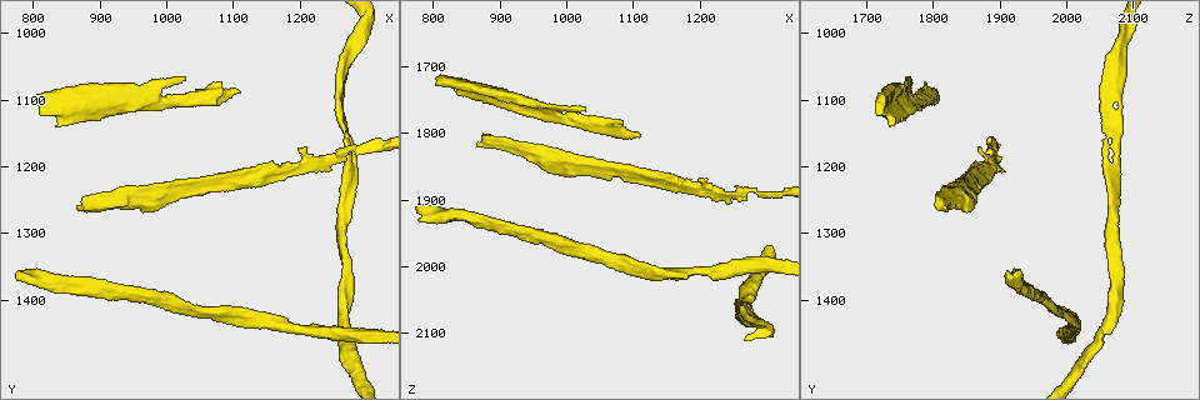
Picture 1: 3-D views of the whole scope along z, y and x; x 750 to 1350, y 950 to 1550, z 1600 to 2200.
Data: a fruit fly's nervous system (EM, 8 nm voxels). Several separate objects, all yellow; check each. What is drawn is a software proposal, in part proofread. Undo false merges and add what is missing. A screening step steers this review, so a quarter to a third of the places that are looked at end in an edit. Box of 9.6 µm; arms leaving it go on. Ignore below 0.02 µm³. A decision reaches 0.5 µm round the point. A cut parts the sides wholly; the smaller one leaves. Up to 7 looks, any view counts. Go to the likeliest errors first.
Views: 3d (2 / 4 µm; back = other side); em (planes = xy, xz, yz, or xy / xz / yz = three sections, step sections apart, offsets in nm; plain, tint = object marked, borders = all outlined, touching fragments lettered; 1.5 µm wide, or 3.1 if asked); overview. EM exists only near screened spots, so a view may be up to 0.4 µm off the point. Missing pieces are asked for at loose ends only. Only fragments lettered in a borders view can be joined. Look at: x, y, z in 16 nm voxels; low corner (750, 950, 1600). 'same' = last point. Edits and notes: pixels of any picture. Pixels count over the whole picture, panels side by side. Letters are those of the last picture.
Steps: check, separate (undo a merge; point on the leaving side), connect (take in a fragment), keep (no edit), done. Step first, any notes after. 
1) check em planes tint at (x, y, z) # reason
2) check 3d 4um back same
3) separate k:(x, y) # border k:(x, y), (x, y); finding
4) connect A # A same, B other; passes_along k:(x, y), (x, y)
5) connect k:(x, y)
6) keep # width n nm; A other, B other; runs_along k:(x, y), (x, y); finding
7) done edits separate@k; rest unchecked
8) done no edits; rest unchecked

check em planes borders at (1110, 1085, 1800) # free end

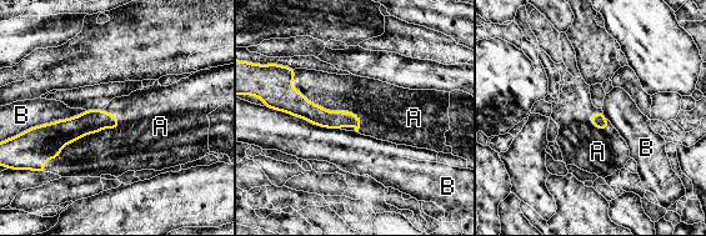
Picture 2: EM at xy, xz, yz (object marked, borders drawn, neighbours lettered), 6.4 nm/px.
connect A # A same, B other; passes_along 2:(284, 98), (321, 106), (335, 93); the neuron continues

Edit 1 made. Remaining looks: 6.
check em xz step 8 borders at (950, 1225, 1815) # an open end

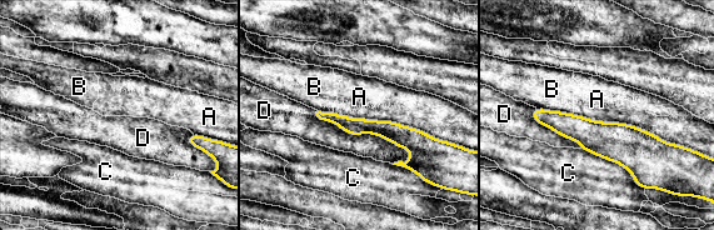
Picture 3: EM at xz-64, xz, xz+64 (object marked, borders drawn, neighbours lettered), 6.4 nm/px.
keep # longest_contact A 750 nm; A other, B other, C other, D other; none of them fits

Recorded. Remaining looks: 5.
check 3d 4um at (1285, 1170, 2075) # branch stops here

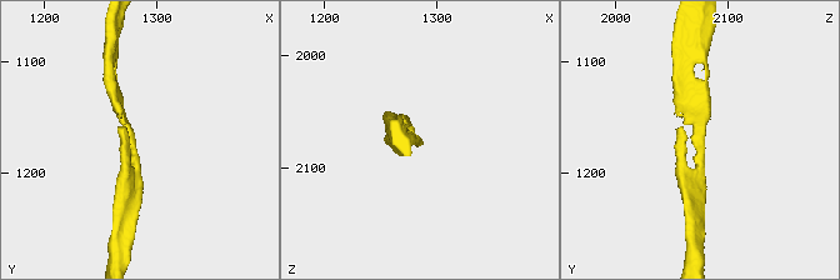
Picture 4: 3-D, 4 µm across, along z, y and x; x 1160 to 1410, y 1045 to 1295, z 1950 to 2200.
check em planes borders at (1278, 1168, 2080) # need the tissue

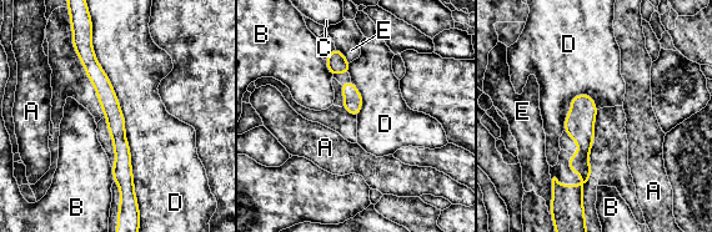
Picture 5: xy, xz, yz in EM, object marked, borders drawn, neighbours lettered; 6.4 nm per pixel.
keep # A other, B other, C other, D other, E other; runs_along 5:(89, 46), (116, 124), (128, 188); none of them fits

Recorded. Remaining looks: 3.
done edits connect@2; rest unchecked

